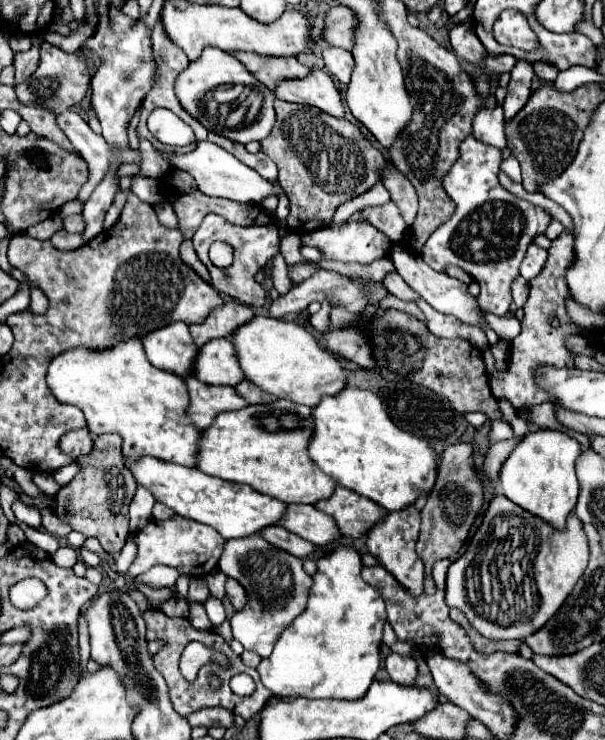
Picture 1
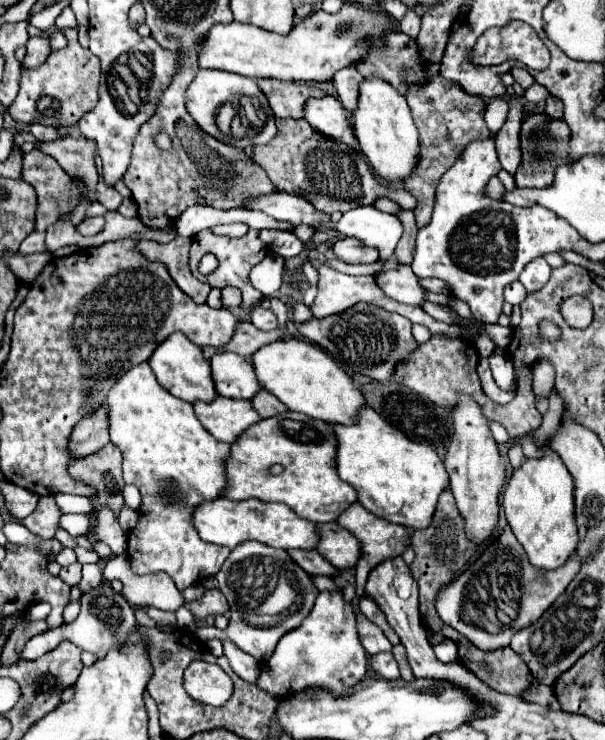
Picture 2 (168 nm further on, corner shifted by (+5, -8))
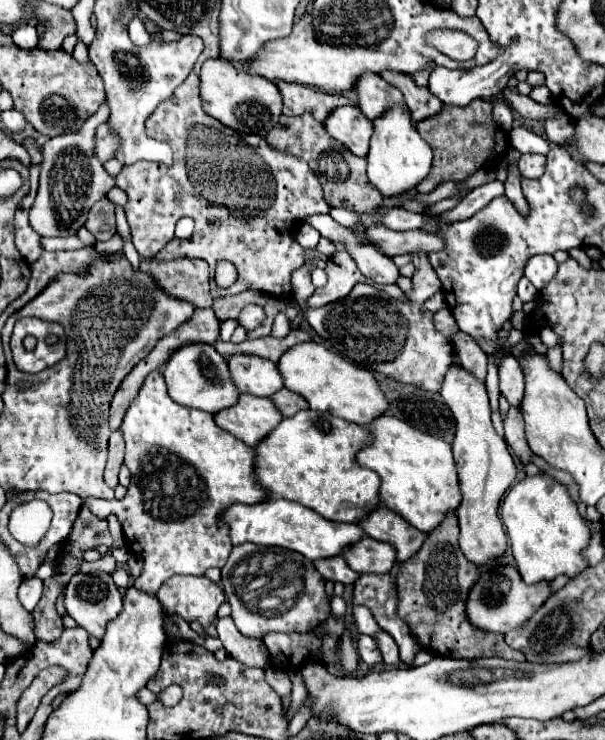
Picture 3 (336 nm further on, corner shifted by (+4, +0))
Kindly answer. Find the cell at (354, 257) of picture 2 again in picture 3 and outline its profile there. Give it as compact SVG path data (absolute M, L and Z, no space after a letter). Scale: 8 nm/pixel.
M379 224L377 228L367 230L367 240L375 244L385 256L393 258L397 254L429 254L445 248L445 240L441 234L421 232L421 230L405 230L395 232Z

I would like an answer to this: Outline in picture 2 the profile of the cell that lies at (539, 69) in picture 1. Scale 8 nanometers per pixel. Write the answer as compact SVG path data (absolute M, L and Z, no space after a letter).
M532 84L530 88L526 88L526 92L524 92L524 98L528 100L528 102L532 102L532 104L536 104L536 102L540 102L540 100L546 100L548 98L548 90L544 90L540 84Z

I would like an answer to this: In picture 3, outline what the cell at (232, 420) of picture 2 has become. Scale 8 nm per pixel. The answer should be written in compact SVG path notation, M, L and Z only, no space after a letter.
M241 394L241 400L233 408L227 408L213 418L217 426L231 432L235 438L249 446L257 446L257 442L277 428L277 424L283 420L283 414L271 398Z

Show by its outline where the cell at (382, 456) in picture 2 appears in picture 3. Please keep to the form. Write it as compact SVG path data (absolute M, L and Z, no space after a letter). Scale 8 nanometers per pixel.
M379 416L375 422L371 422L369 430L373 434L373 444L363 448L357 460L361 466L367 466L379 474L379 494L387 508L401 514L421 532L435 530L449 512L457 512L461 504L461 490L451 444L429 436L393 416Z

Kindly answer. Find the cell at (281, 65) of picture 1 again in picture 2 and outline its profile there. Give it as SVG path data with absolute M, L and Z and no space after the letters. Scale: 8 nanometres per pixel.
M254 78L258 88L270 102L276 118L302 118L302 106L308 96L326 96L332 90L324 90L304 82L284 82L276 78Z

